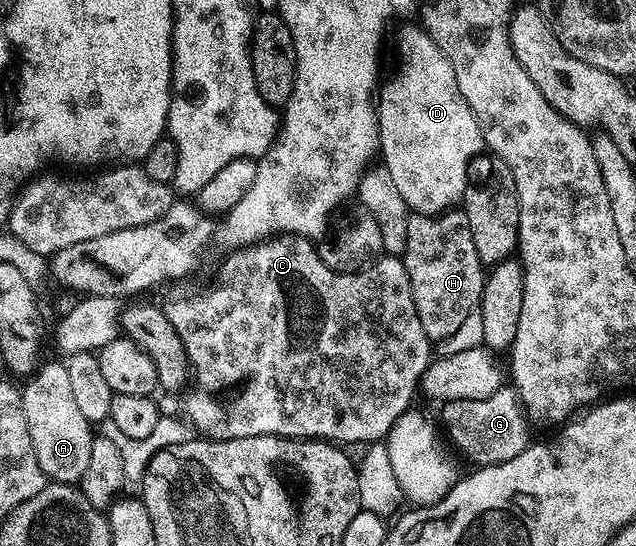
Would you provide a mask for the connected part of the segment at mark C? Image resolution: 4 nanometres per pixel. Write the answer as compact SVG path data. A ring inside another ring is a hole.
M276 234L272 237L262 239L250 244L240 245L239 250L235 250L223 263L219 266L219 275L215 278L215 287L212 290L199 290L196 294L179 294L176 298L171 298L168 302L162 303L165 316L169 320L169 324L173 326L185 352L187 353L187 364L189 367L189 385L186 387L187 395L183 398L183 410L186 421L193 427L196 435L209 438L213 442L221 440L237 440L245 436L261 436L262 434L278 434L280 438L301 438L304 440L326 440L332 444L347 444L343 442L363 442L362 444L375 444L380 440L386 439L387 433L393 428L395 421L402 414L408 413L412 409L411 401L415 398L415 389L420 389L423 374L427 367L433 361L431 348L433 342L427 338L425 331L421 328L421 319L417 316L417 308L414 307L413 292L410 288L409 272L406 271L402 257L399 256L380 256L371 263L365 270L358 270L355 274L342 274L341 272L333 272L329 268L329 264L325 264L321 260L316 243L310 238L303 238L300 234Z

